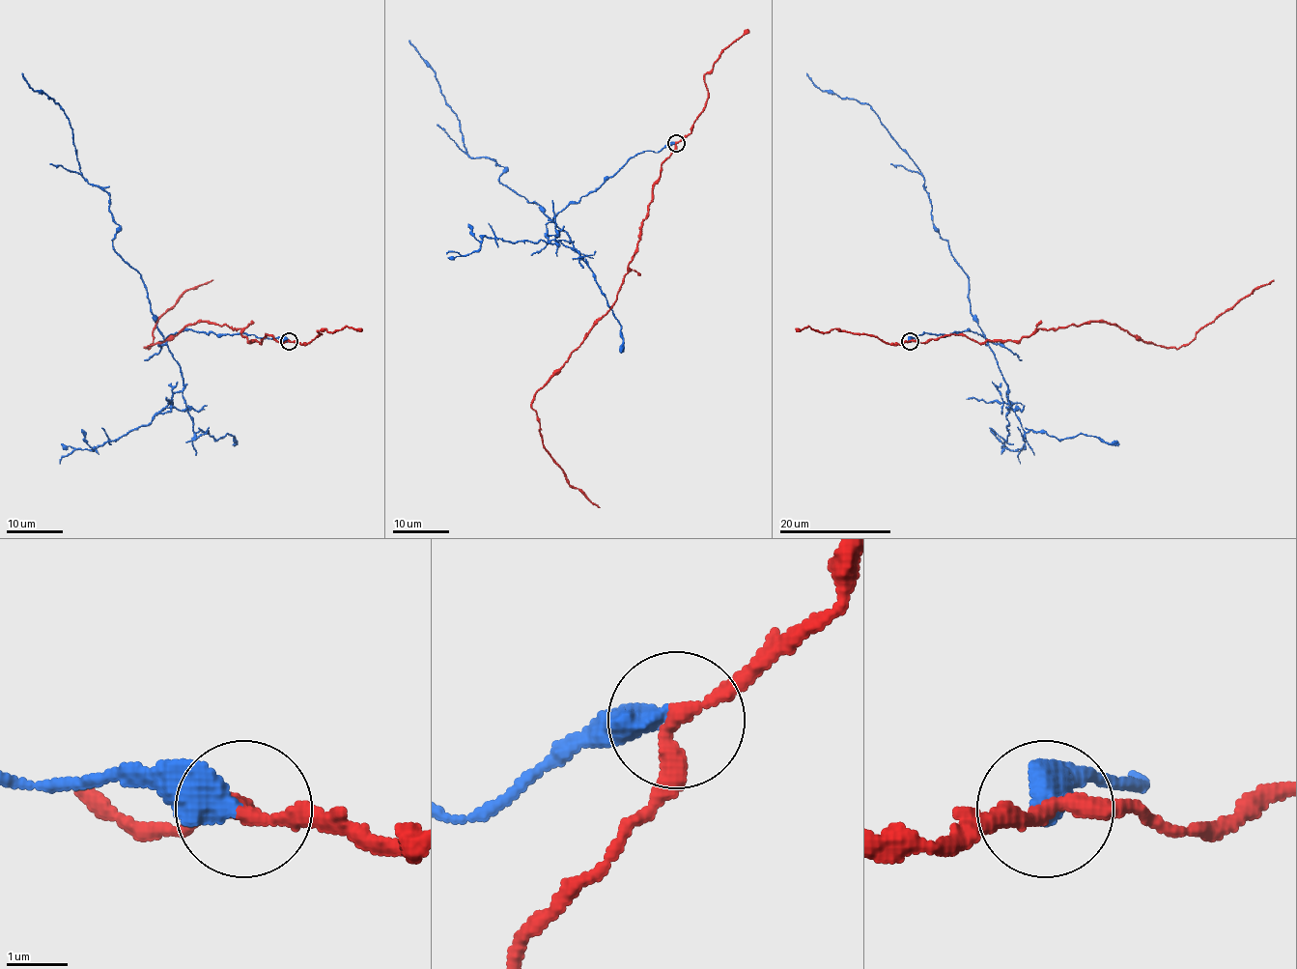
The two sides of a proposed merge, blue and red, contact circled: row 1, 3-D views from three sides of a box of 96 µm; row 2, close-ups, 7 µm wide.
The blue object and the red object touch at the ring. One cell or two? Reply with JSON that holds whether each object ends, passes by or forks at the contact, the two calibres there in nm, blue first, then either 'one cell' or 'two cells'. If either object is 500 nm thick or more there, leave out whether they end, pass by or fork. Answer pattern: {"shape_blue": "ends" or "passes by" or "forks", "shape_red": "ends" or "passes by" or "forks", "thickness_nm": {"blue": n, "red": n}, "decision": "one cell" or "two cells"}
{"thickness_nm": {"blue": 500, "red": 280}, "decision": "two cells"}

